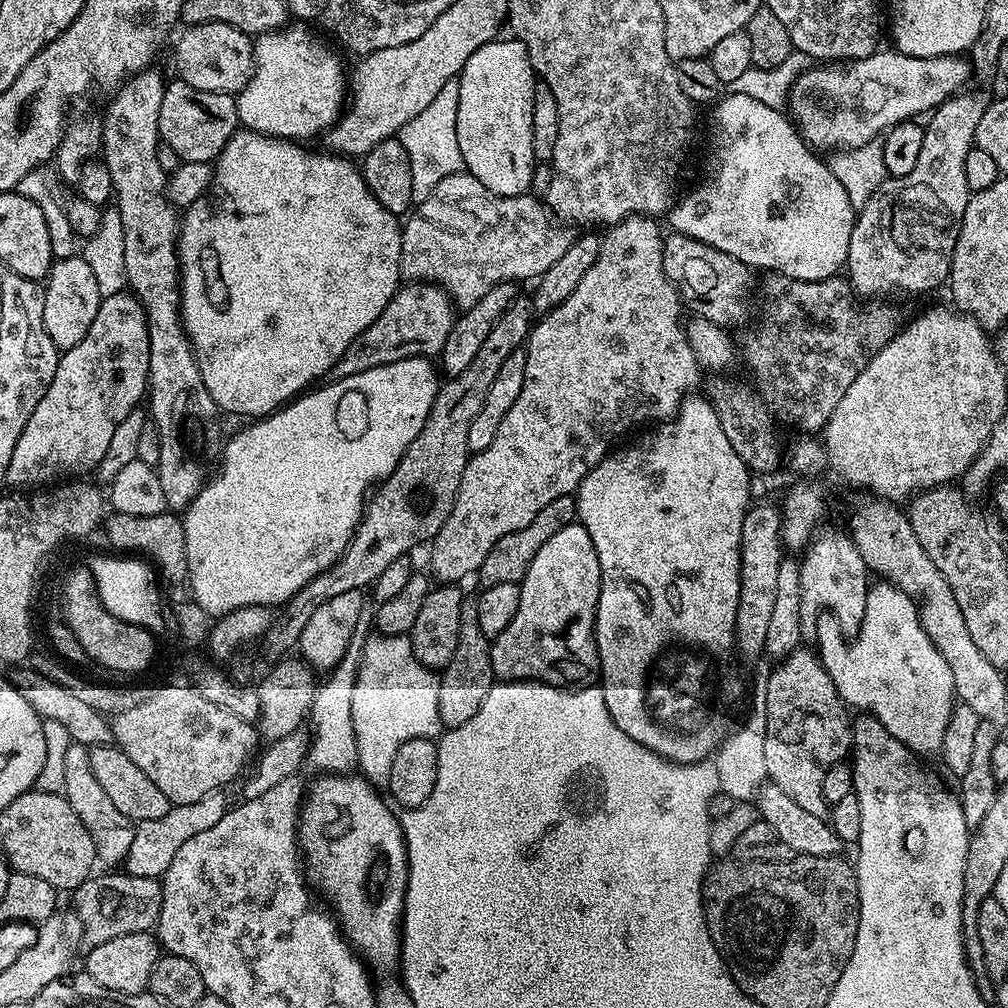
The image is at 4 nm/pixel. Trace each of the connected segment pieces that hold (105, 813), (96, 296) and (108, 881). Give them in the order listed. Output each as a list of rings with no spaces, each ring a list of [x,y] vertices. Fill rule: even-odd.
[[[72,742],[66,752],[64,773],[66,779],[65,790],[62,793],[74,812],[82,818],[83,825],[90,830],[96,846],[96,857],[108,868],[121,865],[128,856],[130,845],[134,842],[135,825],[124,814],[119,813],[99,783],[90,765],[90,750],[83,744]]]
[[[80,254],[56,260],[48,272],[42,291],[42,322],[46,326],[46,334],[50,334],[50,342],[54,342],[57,350],[78,346],[78,342],[86,338],[86,330],[90,330],[102,299],[98,282],[94,279],[94,270],[90,270],[90,262],[86,262]]]
[[[112,870],[109,876],[93,874],[71,893],[76,903],[74,915],[88,948],[102,946],[110,938],[122,938],[122,934],[152,932],[162,910],[162,883],[155,876],[135,876],[126,870]]]

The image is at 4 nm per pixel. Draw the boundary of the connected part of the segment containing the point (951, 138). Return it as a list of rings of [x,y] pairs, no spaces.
[[[968,91],[951,96],[927,117],[922,150],[914,170],[905,176],[884,180],[882,186],[878,186],[878,190],[874,190],[871,198],[864,203],[864,207],[859,209],[850,234],[850,250],[846,261],[846,276],[857,297],[888,298],[891,292],[928,292],[947,281],[962,214],[966,214],[970,195],[966,186],[966,154],[974,146],[976,127],[978,122],[982,122],[982,114],[990,103],[989,97],[984,97],[982,93]]]

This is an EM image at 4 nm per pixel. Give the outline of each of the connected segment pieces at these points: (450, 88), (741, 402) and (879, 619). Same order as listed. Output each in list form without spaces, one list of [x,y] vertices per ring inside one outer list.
[[[456,80],[446,82],[442,90],[426,106],[422,114],[410,118],[401,130],[399,139],[406,146],[406,155],[410,157],[410,186],[413,201],[425,200],[442,179],[465,171],[462,150],[458,150],[458,83]]]
[[[716,378],[712,389],[706,392],[707,399],[712,402],[718,422],[722,430],[726,430],[726,438],[730,438],[730,446],[734,446],[734,454],[742,458],[742,462],[752,474],[772,474],[782,464],[782,448],[776,441],[776,428],[772,425],[772,416],[764,412],[764,404],[744,384],[735,384],[732,380]]]
[[[876,583],[869,587],[866,614],[862,618],[862,626],[856,636],[847,640],[844,633],[836,627],[836,620],[832,616],[825,614],[818,618],[814,638],[820,646],[819,658],[830,674],[840,699],[849,709],[857,708],[860,714],[876,717],[886,730],[890,730],[890,734],[894,734],[894,738],[898,738],[898,742],[902,742],[914,753],[939,753],[944,747],[944,732],[952,720],[954,705],[958,700],[954,674],[946,658],[936,649],[924,629],[917,601],[907,596],[895,584]]]

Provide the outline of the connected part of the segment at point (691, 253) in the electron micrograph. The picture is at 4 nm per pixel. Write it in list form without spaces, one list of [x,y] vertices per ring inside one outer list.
[[[672,234],[664,242],[662,266],[689,313],[706,318],[725,330],[747,322],[748,291],[752,288],[754,272],[748,265],[738,262],[738,258],[701,240]]]

